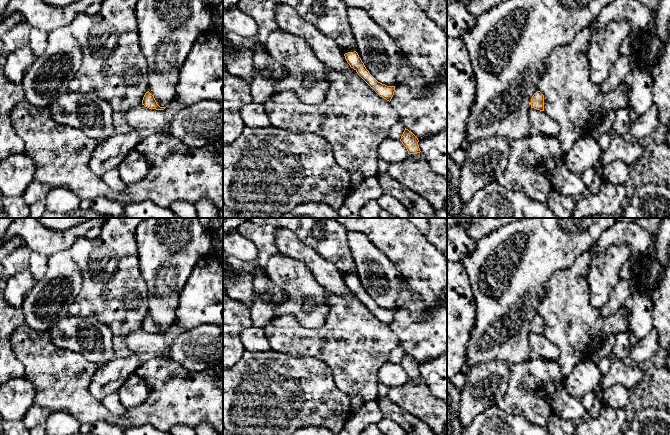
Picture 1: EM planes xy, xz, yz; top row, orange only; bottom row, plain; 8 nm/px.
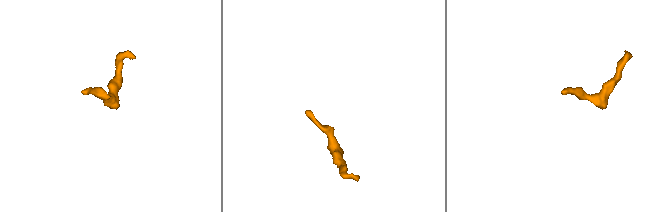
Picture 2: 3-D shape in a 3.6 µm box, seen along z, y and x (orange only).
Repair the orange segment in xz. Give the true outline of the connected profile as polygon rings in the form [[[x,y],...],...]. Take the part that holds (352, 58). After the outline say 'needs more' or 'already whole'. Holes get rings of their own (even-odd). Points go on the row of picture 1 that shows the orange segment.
[[[356,51],[344,54],[347,63],[353,68],[357,74],[382,98],[391,101],[395,86],[387,86],[378,82],[366,69],[364,63]]]; already whole

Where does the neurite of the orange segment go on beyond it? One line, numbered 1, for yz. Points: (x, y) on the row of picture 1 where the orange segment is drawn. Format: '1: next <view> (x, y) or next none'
1: next none

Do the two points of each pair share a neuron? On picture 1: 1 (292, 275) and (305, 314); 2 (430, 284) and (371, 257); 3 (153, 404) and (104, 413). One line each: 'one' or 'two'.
1: one
2: two
3: one

